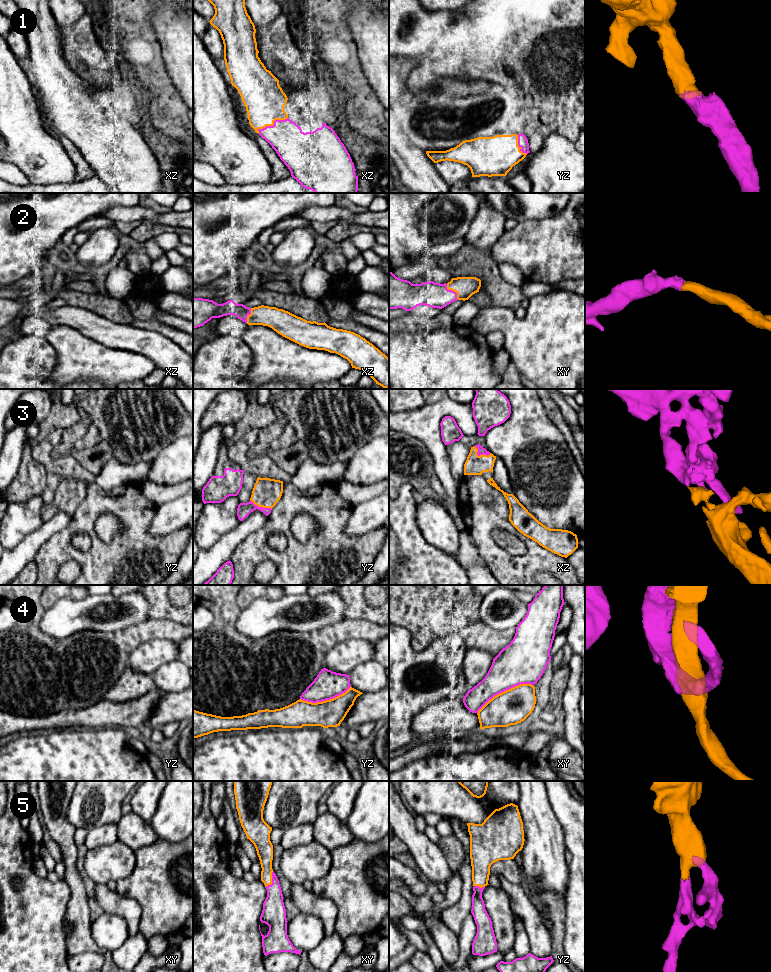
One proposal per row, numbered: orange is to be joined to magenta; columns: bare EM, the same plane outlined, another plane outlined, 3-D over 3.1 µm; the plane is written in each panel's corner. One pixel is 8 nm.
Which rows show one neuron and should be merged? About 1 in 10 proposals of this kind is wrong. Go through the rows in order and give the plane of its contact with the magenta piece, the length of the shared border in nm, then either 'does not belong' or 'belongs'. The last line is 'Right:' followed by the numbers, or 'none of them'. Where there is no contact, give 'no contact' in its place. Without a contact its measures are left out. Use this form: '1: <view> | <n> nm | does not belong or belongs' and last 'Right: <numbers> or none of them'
1: xz | 280 nm | belongs
2: xy | 160 nm | belongs
3: xz | 160 nm | belongs
4: xy | 500 nm | belongs
5: xy | 150 nm | belongs
Right: 1, 2, 3, 4, 5

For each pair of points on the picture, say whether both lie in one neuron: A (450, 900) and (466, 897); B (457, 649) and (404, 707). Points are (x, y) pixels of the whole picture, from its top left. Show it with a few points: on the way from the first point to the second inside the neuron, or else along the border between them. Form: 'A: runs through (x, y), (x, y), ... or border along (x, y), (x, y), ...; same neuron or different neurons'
A: border along (461, 875), (461, 897), (440, 912); different neurons
B: runs through (450, 669), (449, 686), (424, 694); same neuron

